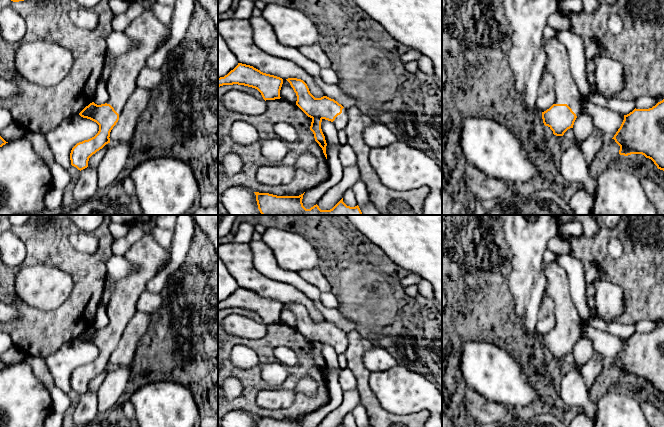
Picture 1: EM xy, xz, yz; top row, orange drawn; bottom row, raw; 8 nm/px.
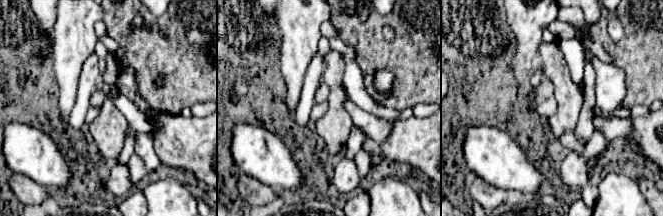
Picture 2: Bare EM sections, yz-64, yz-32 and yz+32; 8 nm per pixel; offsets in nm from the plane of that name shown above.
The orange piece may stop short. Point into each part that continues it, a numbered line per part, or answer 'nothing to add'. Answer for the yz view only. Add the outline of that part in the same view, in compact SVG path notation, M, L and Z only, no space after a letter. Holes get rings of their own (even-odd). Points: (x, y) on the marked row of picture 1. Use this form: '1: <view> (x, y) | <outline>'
1: yz (566, 91) | M556 38L544 42L547 55L547 70L554 77L555 104L567 104L576 116L580 113L583 97L571 75L568 52Z

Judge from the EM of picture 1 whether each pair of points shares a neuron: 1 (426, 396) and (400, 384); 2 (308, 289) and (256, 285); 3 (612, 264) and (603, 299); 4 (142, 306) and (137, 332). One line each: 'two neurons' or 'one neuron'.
1: one neuron
2: two neurons
3: two neurons
4: two neurons

